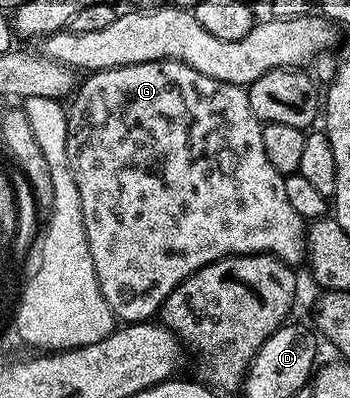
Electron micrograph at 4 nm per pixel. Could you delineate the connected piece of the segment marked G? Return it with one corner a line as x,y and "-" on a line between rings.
145,62
135,66
117,66
111,70
95,70
86,83
77,87
72,103
68,106
67,136
68,164
80,192
80,208
84,212
84,232
88,236
88,252
92,252
92,264
96,268
96,280
108,308
112,308
119,323
145,322
159,313
166,297
190,274
212,264
218,258
228,258
231,254
273,254
292,267
299,265
307,257
307,223
288,204
284,192
284,176
272,168
264,152
263,123
252,116
245,89
236,84
224,84
224,80
212,80
196,68
179,62

